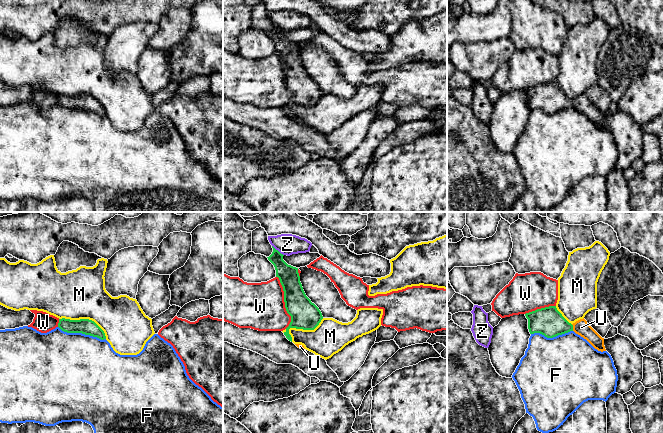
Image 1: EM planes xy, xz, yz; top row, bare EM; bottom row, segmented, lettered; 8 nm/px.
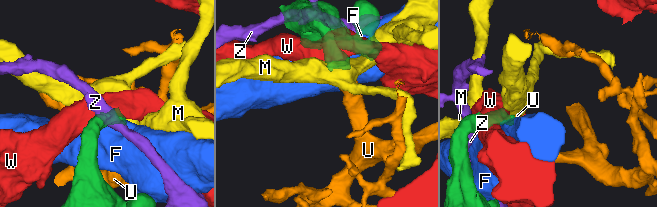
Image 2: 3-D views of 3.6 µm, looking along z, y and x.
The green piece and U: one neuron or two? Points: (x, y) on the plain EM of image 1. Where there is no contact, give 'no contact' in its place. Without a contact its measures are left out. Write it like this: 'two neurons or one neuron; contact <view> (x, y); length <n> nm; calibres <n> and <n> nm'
one neuron; contact yz (572, 103); length 60 nm; calibres 240 and 120 nm

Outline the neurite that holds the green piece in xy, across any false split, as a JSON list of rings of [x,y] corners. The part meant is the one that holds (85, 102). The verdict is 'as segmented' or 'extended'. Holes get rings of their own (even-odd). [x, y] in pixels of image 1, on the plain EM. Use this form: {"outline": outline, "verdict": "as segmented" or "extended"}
{"outline": [[[62,94],[59,95],[58,103],[67,109],[82,109],[101,116],[106,115],[104,107],[94,97],[89,95],[70,96]]], "verdict": "as segmented"}

